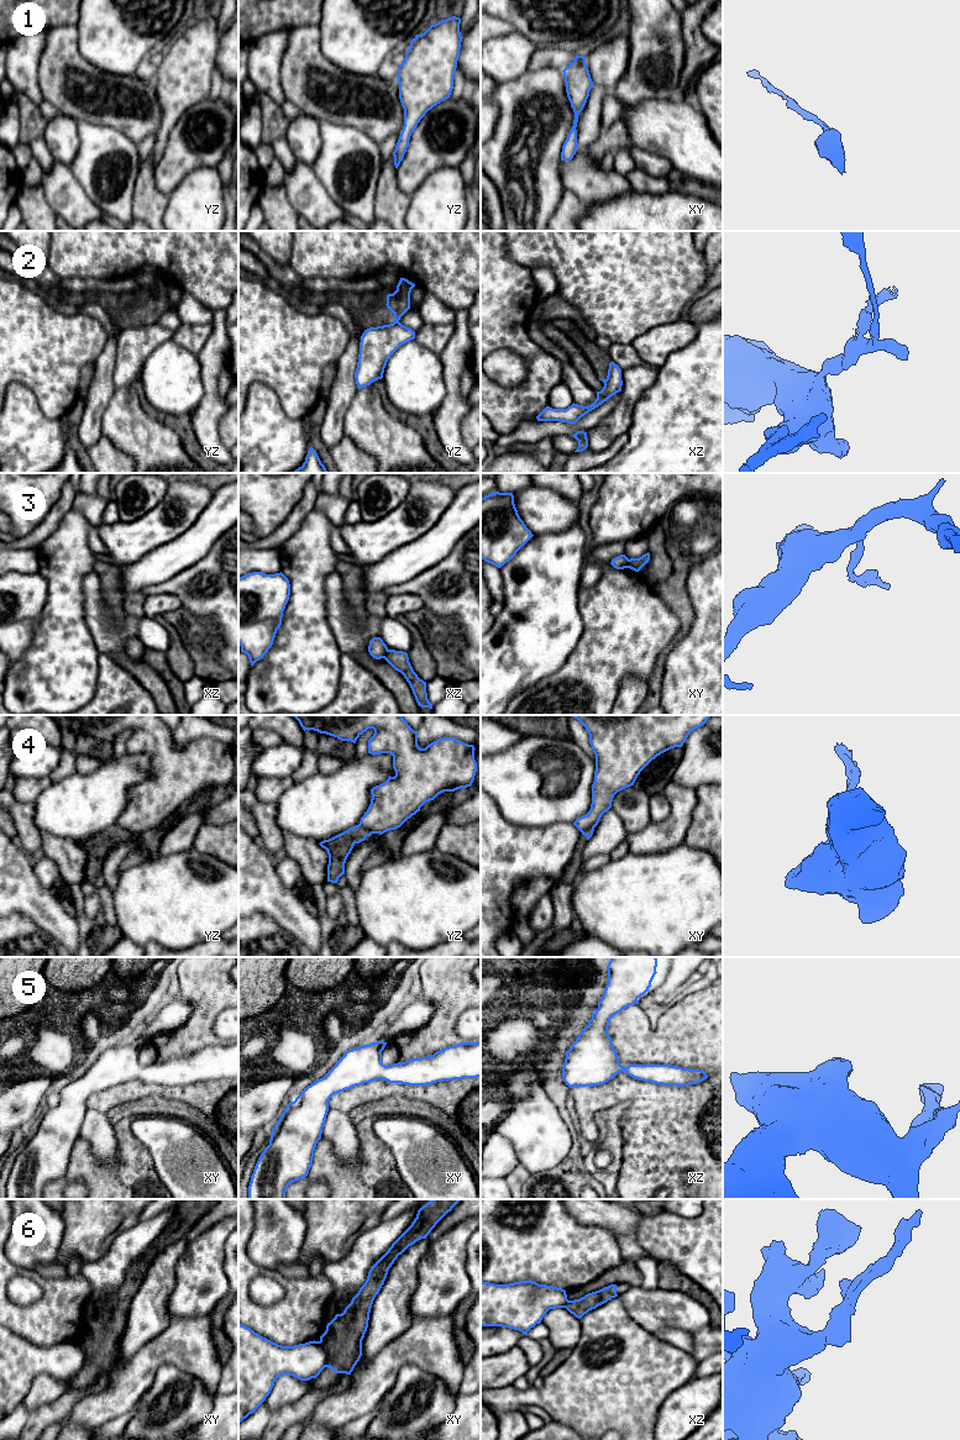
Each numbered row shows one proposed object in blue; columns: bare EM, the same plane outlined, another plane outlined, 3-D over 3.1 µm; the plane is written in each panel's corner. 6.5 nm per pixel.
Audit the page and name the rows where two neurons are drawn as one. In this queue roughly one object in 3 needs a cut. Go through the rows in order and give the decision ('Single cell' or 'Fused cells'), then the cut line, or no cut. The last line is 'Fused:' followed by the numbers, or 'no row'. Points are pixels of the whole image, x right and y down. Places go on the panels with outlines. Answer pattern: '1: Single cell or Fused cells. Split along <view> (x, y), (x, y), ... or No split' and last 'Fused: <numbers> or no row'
1: Single cell. No split
2: Fused cells. Split along yz (394, 321), (398, 322)
3: Fused cells. Split along xz (388, 650), (383, 657)
4: Fused cells. Split along yz (358, 824), (373, 833)
5: Single cell. No split
6: Fused cells. Split along xy (319, 1341), (325, 1354), (325, 1366)
Fused: 2, 3, 4, 6

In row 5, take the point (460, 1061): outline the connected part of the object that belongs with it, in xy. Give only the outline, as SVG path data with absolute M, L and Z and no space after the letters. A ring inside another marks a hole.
M377 1041L346 1051L322 1078L308 1086L294 1102L285 1107L272 1129L269 1145L256 1163L248 1186L248 1199L285 1199L288 1186L308 1176L316 1144L321 1139L329 1100L334 1094L376 1079L408 1086L427 1086L444 1081L481 1077L481 1041L461 1042L431 1056L411 1058L390 1066L382 1062L382 1051L385 1045L384 1041Z

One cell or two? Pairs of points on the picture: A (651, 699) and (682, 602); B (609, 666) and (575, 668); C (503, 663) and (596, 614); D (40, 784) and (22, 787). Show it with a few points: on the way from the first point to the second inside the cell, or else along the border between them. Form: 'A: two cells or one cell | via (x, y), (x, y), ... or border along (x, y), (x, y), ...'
A: one cell | via (657, 674), (662, 656), (680, 635), (683, 626)
B: one cell | via (601, 666), (583, 668)
C: two cells | border along (578, 592), (582, 634), (573, 647)
D: one cell | via (36, 786), (26, 787)

